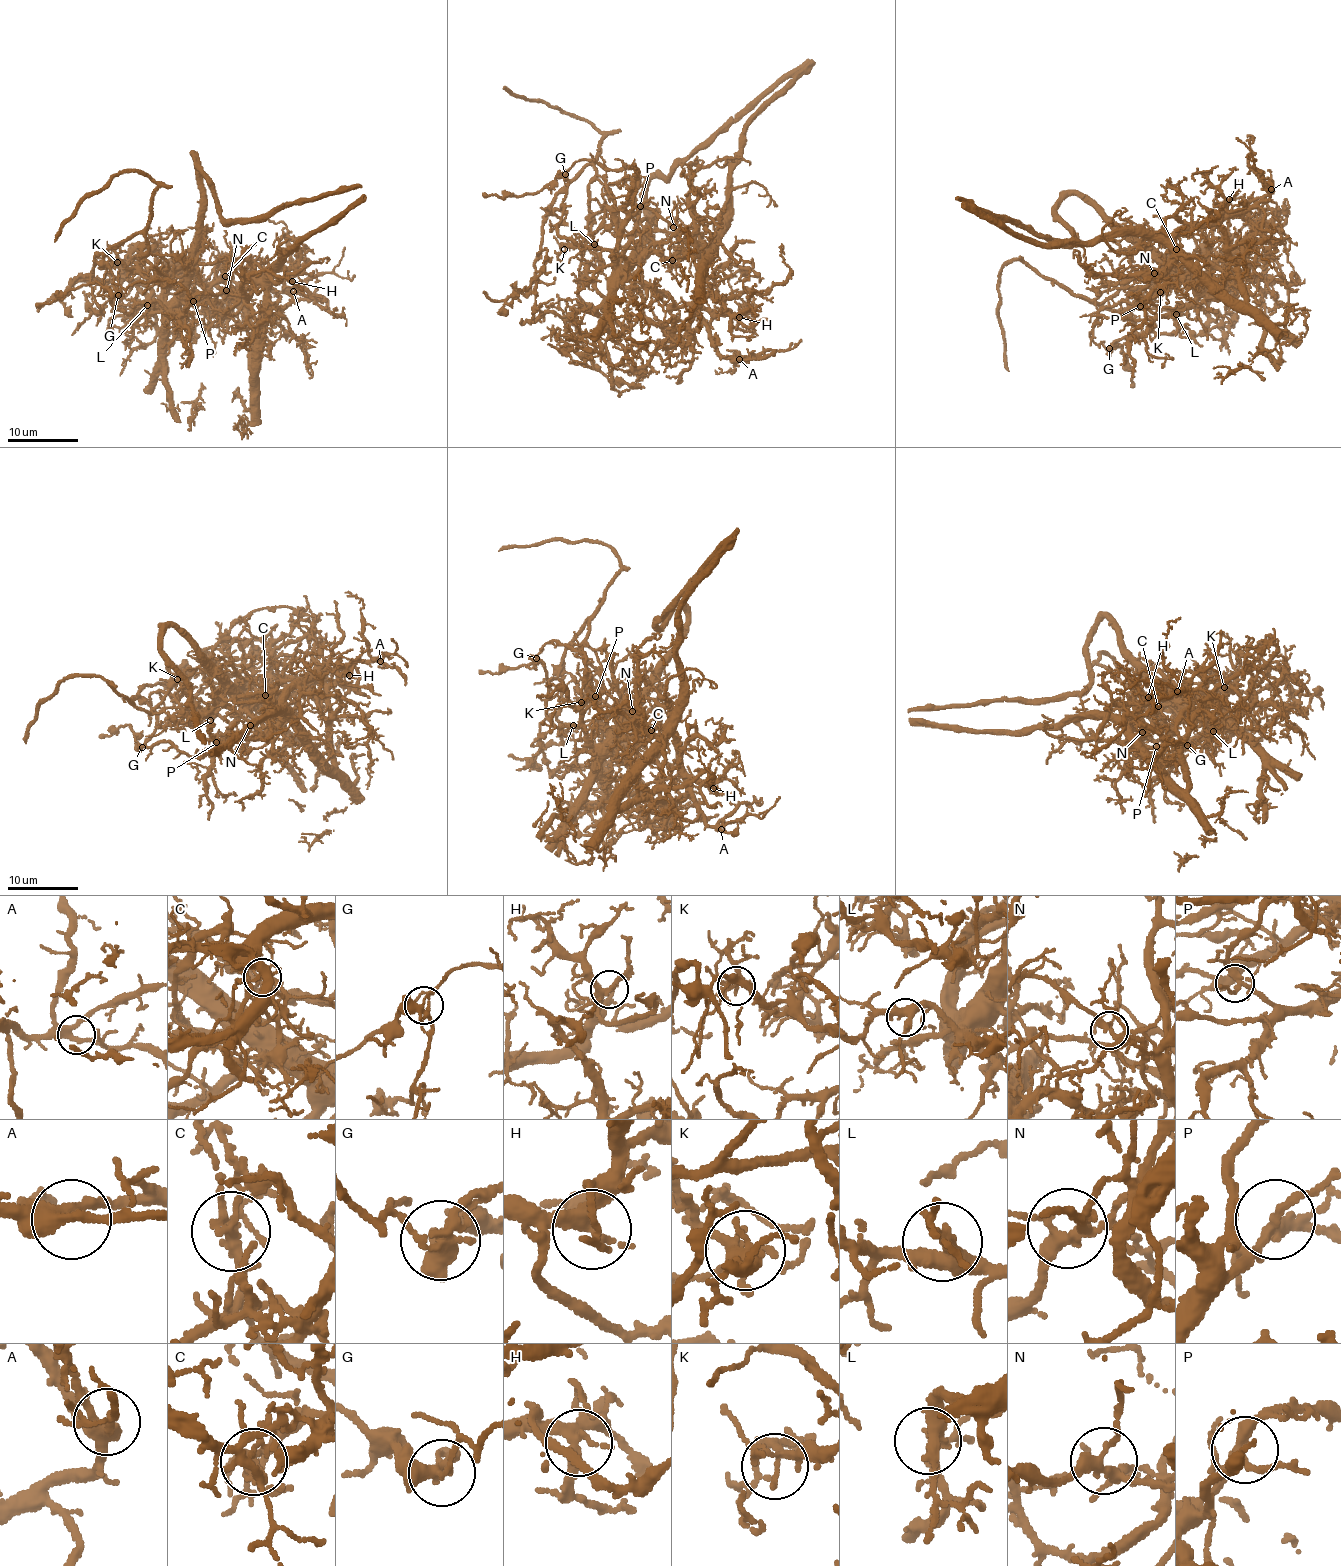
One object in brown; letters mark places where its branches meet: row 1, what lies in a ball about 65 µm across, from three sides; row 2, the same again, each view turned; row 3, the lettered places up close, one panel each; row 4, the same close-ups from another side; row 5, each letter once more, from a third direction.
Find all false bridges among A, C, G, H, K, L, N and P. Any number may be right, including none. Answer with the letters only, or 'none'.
C, G

